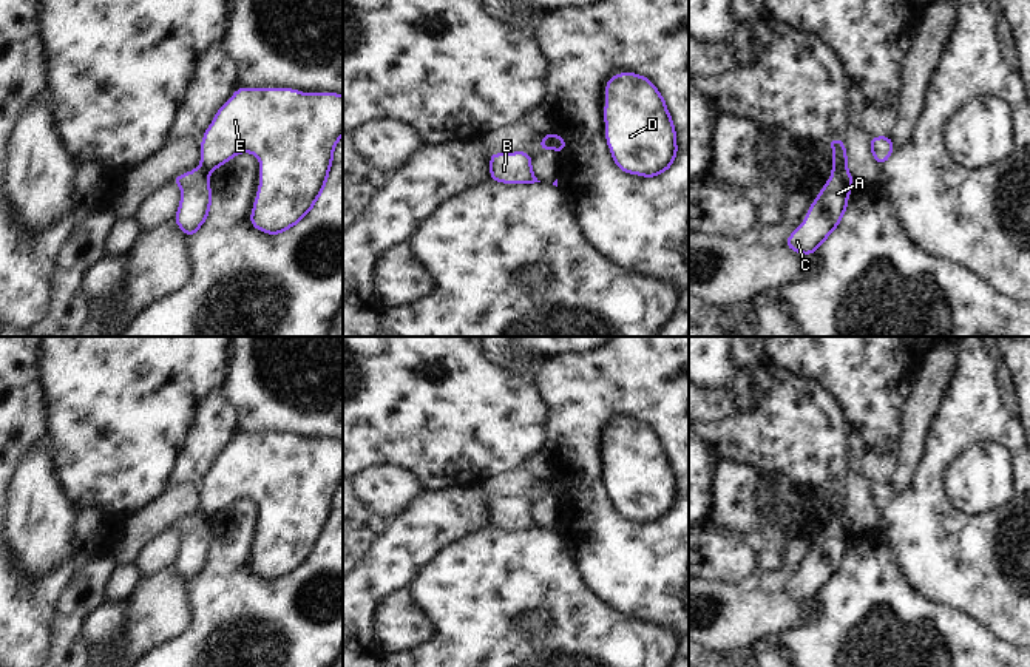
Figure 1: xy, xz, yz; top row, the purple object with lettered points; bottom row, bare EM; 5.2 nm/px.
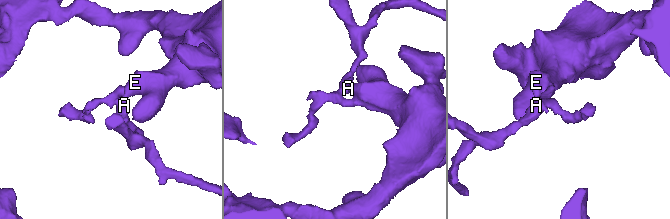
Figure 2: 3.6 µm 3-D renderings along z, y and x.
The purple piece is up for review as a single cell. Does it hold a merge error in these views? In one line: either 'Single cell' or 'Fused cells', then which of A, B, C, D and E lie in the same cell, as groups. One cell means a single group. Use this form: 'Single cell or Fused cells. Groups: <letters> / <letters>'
Fused cells. Groups: A B C / D E.

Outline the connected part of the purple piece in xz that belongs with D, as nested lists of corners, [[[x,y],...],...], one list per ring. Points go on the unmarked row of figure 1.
[[[618,418],[605,428],[604,469],[605,488],[621,517],[655,523],[673,511],[678,500],[673,463],[645,422]]]

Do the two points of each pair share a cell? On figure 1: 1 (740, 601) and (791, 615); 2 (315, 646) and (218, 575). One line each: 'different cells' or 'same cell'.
1: same cell
2: same cell

